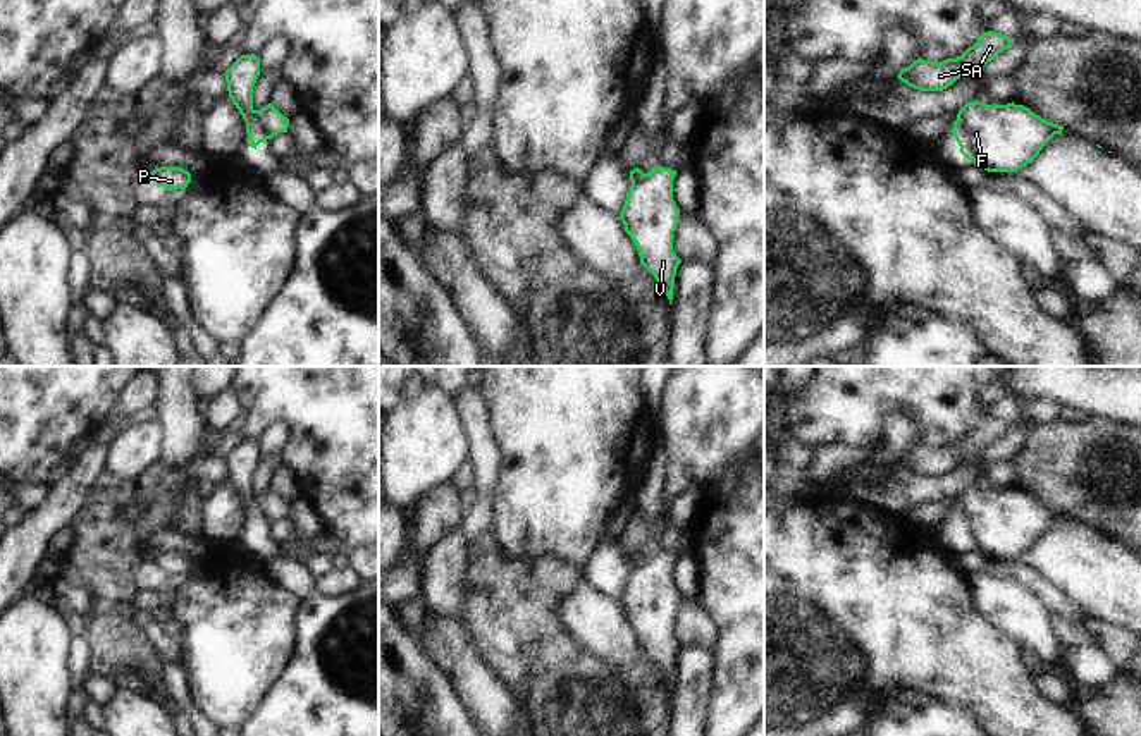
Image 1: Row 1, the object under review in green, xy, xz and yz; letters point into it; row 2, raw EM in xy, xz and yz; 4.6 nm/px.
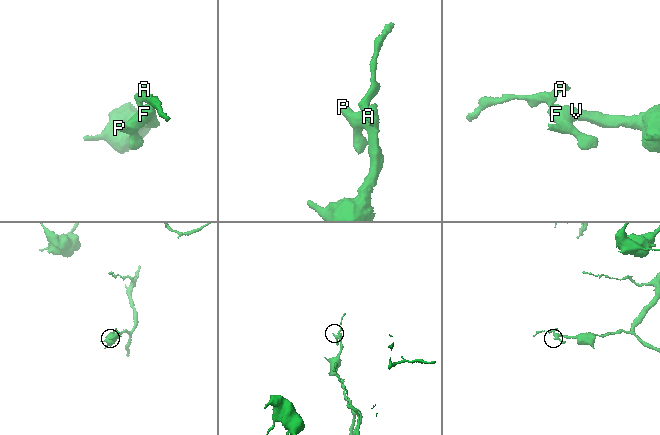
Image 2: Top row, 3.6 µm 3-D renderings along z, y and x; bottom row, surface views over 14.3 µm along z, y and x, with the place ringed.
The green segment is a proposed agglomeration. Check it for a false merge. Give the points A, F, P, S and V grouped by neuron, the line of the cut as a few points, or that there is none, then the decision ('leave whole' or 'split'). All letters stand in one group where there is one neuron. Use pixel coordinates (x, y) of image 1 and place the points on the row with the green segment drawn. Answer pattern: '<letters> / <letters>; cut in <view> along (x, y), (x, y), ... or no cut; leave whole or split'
A S / F P V; cut in xy along (255, 110), (257, 138), (252, 143); split

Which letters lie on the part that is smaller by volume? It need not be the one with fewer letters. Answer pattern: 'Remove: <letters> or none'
Remove: A, S

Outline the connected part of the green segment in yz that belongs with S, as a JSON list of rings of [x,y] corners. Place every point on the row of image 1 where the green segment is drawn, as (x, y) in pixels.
[[[988,31],[969,46],[960,57],[941,62],[914,60],[909,67],[898,72],[898,79],[919,91],[943,91],[962,76],[986,65],[998,53],[1010,46],[1014,38]]]

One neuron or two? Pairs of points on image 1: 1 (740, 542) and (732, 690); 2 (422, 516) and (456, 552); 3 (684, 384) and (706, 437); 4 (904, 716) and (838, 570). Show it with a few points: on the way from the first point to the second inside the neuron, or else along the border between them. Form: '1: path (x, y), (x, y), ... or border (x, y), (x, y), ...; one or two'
1: path (740, 578), (740, 654); one
2: border (458, 525), (427, 549); two
3: path (697, 398), (706, 406), (706, 423); one
4: border (933, 695), (894, 692), (869, 717); two

